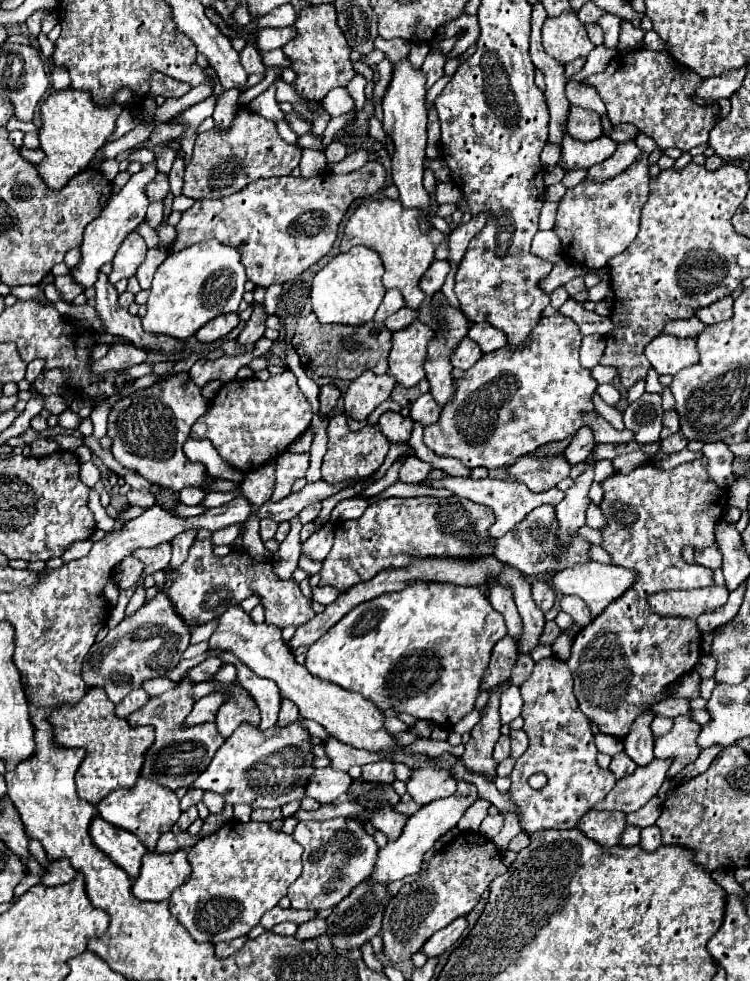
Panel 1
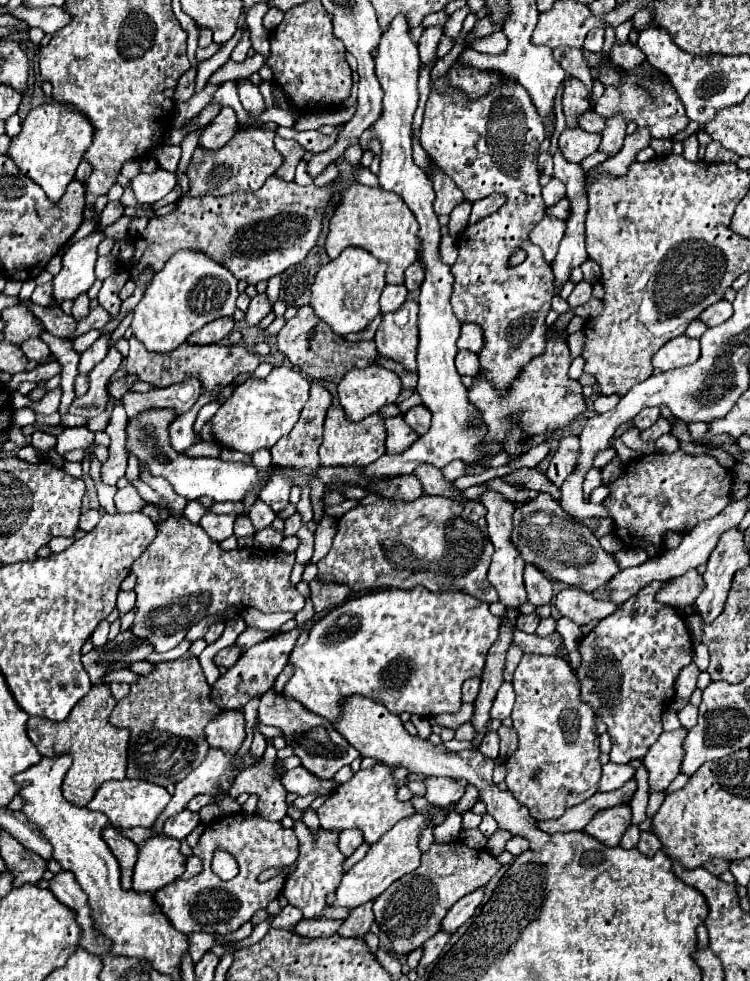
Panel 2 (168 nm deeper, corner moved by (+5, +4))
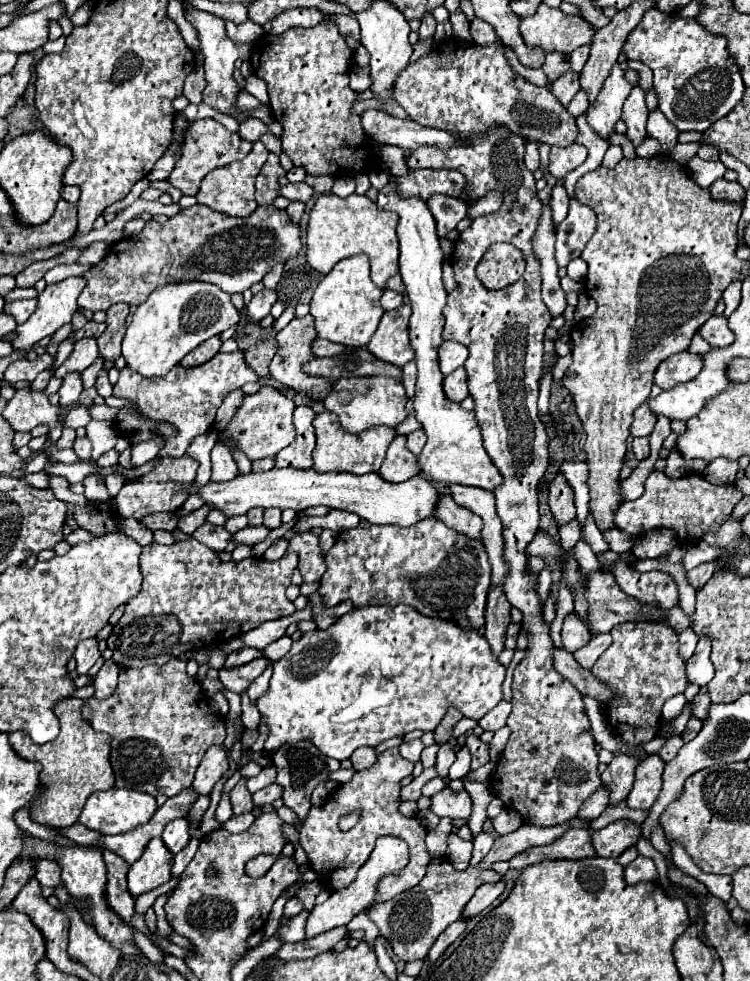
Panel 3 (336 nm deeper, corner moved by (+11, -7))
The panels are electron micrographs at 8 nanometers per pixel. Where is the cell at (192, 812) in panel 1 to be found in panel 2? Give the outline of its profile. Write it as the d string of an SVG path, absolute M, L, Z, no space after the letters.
M182 810L180 814L172 816L170 820L166 820L164 824L164 834L166 836L172 836L176 840L182 840L186 838L196 826L200 824L200 816L196 812L190 812L190 810Z

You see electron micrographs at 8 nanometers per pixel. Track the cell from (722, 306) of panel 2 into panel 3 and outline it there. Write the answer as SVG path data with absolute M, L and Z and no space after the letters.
M712 315L700 329L698 333L712 345L712 347L726 347L728 343L734 341L734 333L728 329L726 317Z

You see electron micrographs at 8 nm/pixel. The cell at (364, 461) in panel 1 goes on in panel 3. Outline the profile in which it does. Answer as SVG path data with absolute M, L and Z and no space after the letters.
M324 411L314 419L314 429L318 437L318 443L314 449L314 469L320 473L348 471L354 475L364 475L364 473L378 471L390 441L396 437L396 431L392 427L372 427L368 431L362 431L362 435L350 435L342 429L338 417L330 411Z

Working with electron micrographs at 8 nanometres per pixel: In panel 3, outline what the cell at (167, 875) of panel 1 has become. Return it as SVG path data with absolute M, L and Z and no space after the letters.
M160 837L152 839L140 859L130 865L128 871L128 891L132 897L148 893L172 879L172 863L174 855L164 847Z

